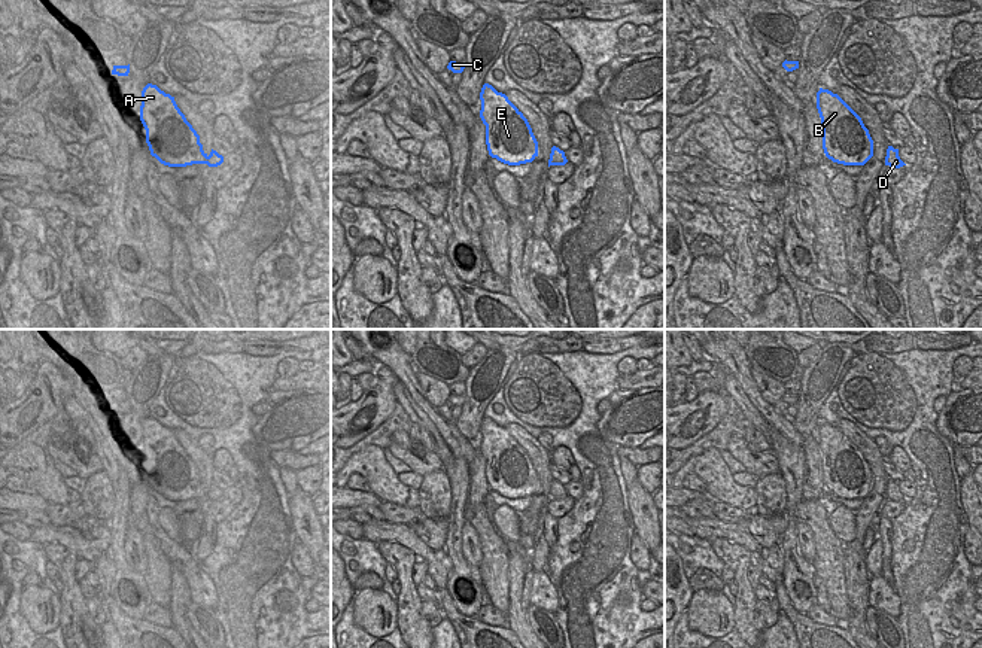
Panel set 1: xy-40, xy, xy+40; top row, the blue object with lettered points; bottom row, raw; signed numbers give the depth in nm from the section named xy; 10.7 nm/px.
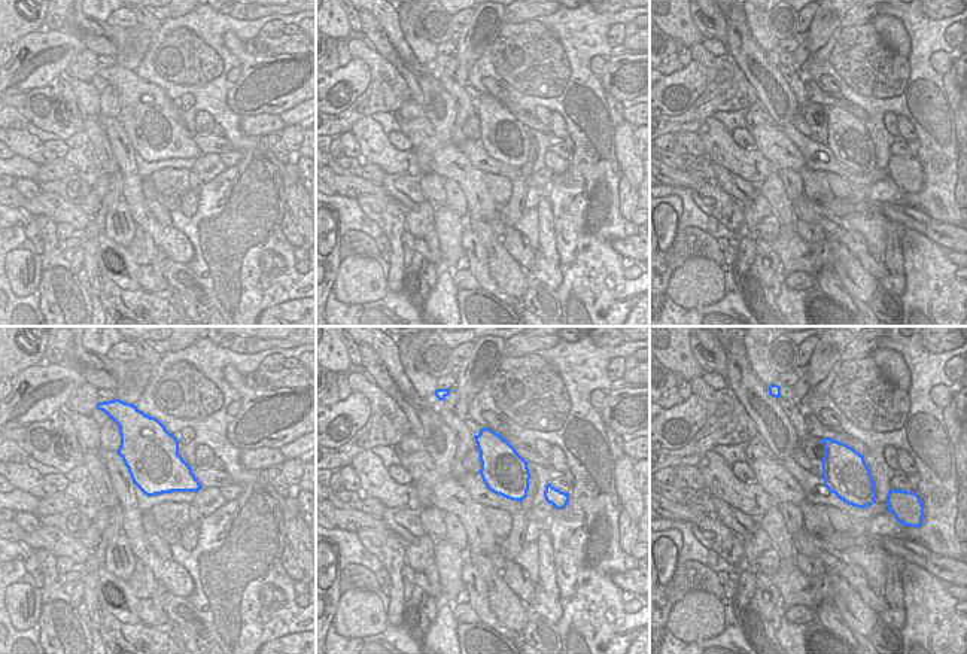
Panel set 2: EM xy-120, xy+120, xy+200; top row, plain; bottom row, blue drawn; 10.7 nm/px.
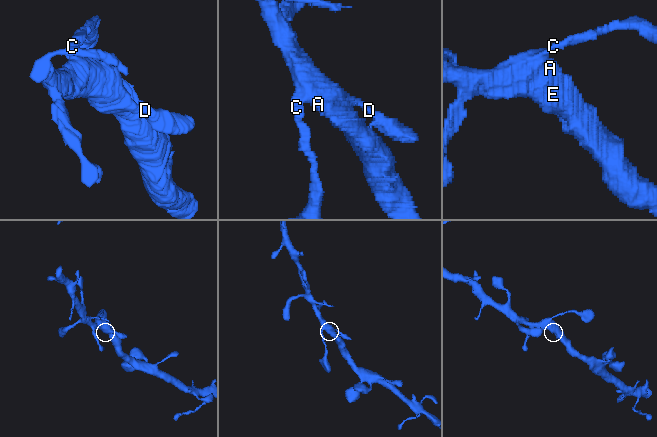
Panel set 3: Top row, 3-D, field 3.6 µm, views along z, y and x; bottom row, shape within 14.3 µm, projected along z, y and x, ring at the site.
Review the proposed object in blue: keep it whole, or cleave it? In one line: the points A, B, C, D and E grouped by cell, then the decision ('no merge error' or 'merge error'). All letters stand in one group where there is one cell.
A B C D E | no merge error

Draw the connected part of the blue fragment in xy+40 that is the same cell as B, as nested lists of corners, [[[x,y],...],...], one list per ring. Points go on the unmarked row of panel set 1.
[[[820,422],[817,442],[823,460],[823,483],[843,499],[864,499],[873,490],[873,474],[861,451],[837,429]]]

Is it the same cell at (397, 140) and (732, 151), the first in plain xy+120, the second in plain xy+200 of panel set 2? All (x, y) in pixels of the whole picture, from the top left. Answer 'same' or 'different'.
different

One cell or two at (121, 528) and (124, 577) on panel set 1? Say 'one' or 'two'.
one

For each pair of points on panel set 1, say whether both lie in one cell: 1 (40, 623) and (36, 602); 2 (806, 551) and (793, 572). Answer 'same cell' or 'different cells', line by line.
1: same cell
2: different cells

